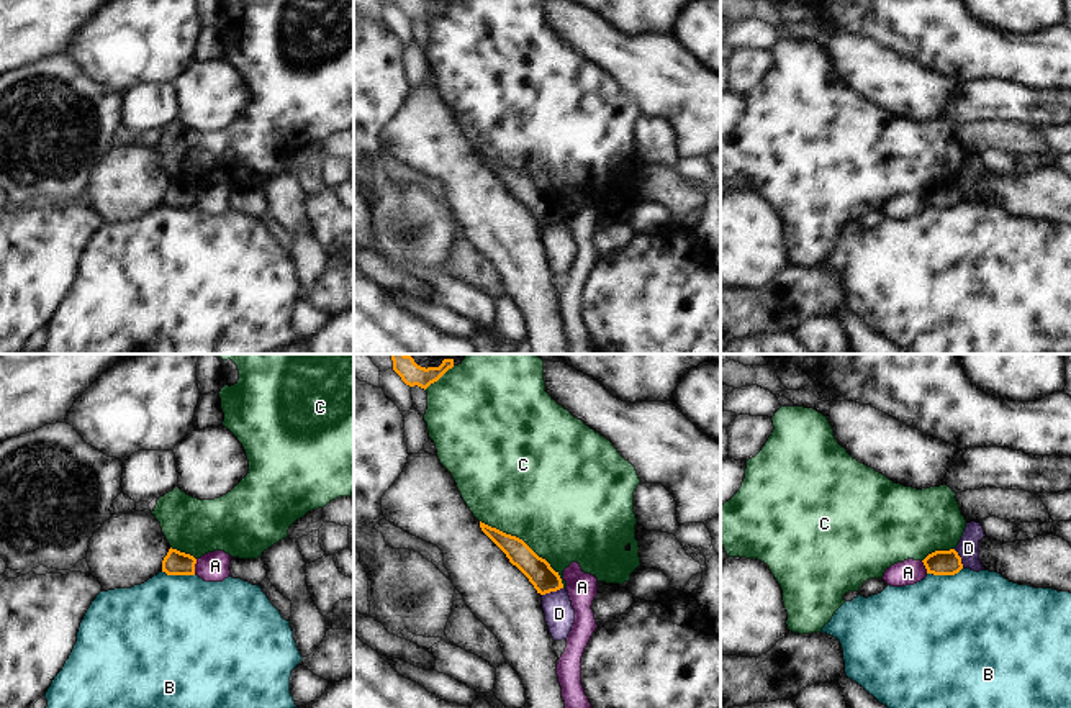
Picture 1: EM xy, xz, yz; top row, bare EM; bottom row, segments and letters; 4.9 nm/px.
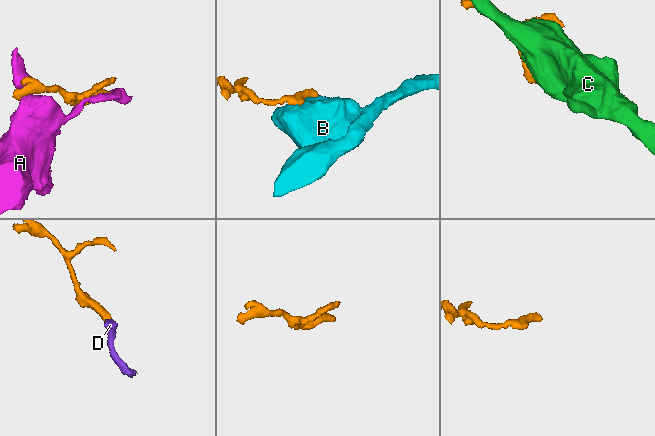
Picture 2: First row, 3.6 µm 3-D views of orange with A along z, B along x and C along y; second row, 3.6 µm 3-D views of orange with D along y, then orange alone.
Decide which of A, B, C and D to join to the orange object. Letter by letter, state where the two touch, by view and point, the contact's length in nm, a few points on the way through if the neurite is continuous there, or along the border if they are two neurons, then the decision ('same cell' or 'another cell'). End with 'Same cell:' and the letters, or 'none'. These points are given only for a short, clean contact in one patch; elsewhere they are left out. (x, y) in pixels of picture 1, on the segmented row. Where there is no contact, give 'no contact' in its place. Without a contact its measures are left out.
A: contact xy (194, 567); length 80 nm; another cell
B: contact yz (945, 574); length 190 nm; another cell
C: contact xz (524, 543); length 550 nm; another cell
D: contact xz (552, 590); length 110 nm; border xz (562, 587), (542, 595); another cell
Same cell: none

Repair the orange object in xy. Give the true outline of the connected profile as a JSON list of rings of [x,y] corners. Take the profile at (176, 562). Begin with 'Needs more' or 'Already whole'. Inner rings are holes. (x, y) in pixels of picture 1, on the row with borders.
Already whole. [[[169,549],[162,560],[162,572],[167,575],[195,575],[197,559],[177,549]]]

